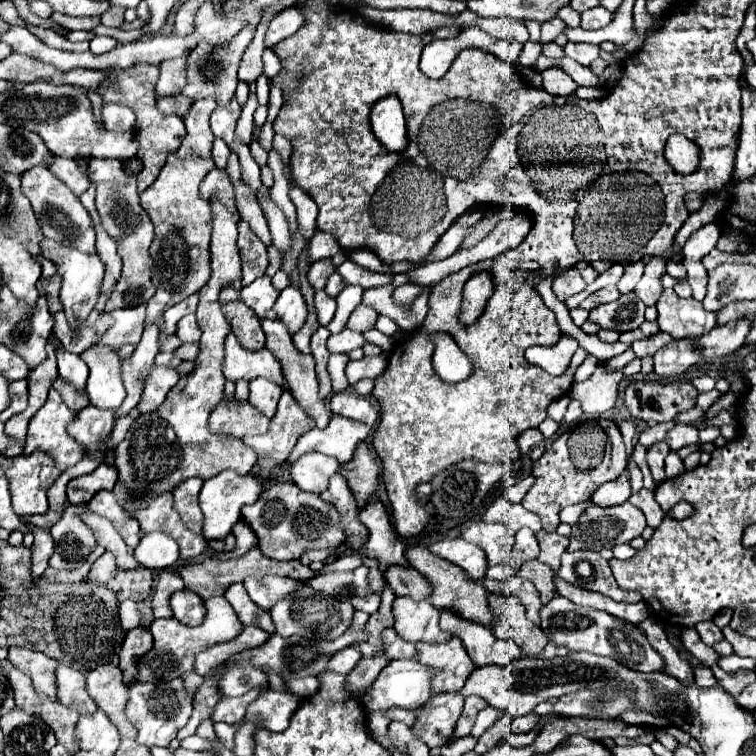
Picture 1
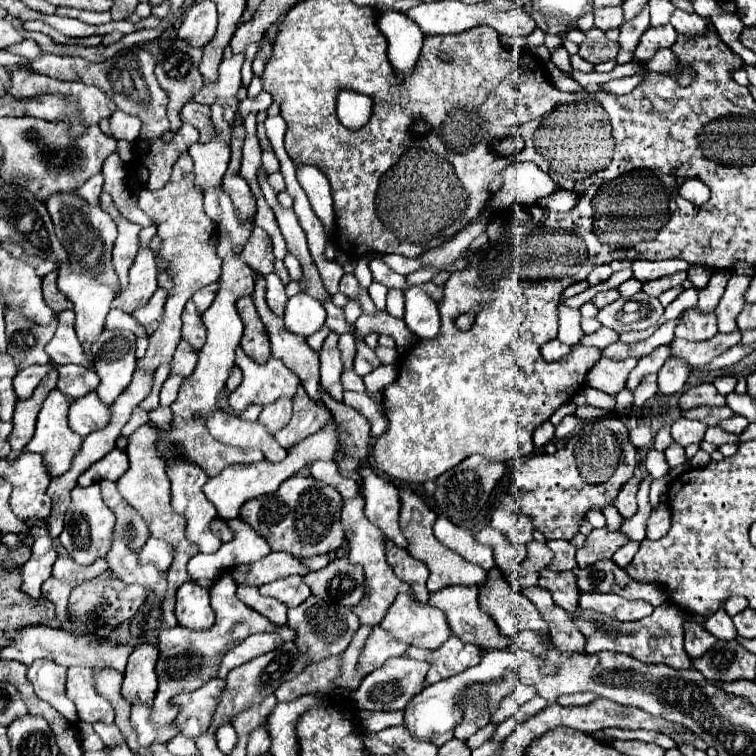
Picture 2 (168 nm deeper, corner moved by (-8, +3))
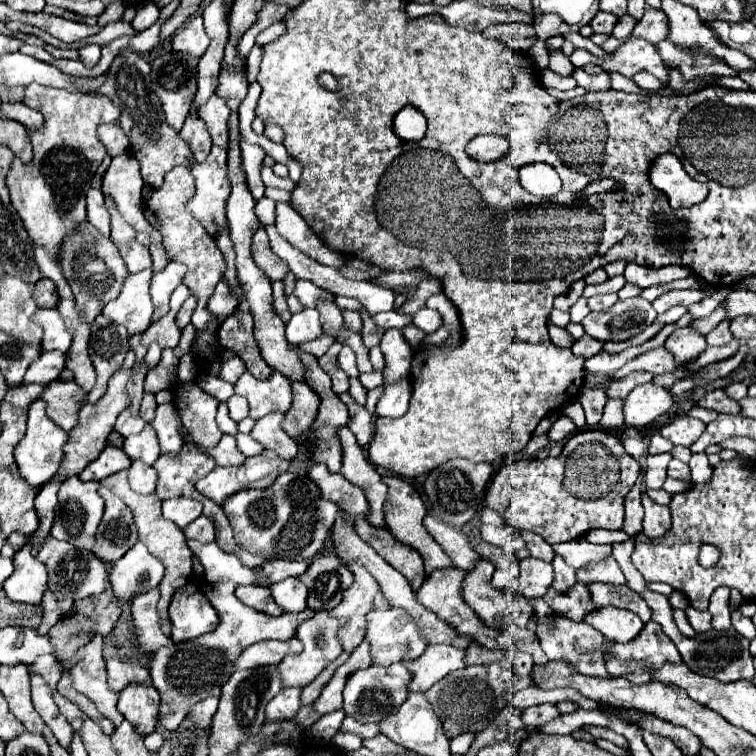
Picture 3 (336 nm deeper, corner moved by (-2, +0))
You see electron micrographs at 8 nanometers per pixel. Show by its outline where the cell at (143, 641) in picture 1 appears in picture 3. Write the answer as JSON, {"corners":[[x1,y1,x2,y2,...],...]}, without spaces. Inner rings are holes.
{"corners":[[128,685,118,693,118,711,144,737,154,731,160,695,152,685]]}

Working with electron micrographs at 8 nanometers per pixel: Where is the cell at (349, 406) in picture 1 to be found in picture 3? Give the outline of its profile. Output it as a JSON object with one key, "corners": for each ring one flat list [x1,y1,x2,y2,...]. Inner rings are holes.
{"corners":[[342,393,340,401,344,401,344,405,348,407,348,413,350,413,348,429,354,433,358,445,360,447,368,445,372,441,372,437,374,437,374,417,368,413,366,407,358,405,348,393]]}

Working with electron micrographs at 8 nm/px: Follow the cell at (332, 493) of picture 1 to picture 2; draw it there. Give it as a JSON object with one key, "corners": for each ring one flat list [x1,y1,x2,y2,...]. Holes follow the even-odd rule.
{"corners":[[362,496,352,498,352,500,344,500,340,522,342,522,342,528,346,530,346,540,348,540,348,546,350,546,348,560,352,564,362,564,364,566,364,576,366,576,366,594,364,594,364,600,358,606,354,606,354,614,358,614,362,626,376,626,384,618,384,614,390,608,390,604,394,602,394,598,400,592,408,592,410,586,406,582,402,582,400,578,396,578,392,568,386,564,384,534,378,530,378,526,374,526,366,518]]}

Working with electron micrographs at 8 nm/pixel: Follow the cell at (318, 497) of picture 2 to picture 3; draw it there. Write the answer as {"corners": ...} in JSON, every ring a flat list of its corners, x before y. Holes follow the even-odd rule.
{"corners":[[282,473,268,489,240,491,228,497,222,505,234,529,236,543,266,561,272,559,306,559,310,561,330,537,338,515,338,505,324,499,320,489,308,477,296,473]]}

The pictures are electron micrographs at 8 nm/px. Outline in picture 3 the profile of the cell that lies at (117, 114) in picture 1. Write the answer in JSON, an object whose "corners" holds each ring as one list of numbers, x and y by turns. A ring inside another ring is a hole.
{"corners":[[104,123,98,127,98,137,100,141,106,145,108,155,116,157,120,153,126,153,130,141,128,135,122,131,122,127,118,123]]}

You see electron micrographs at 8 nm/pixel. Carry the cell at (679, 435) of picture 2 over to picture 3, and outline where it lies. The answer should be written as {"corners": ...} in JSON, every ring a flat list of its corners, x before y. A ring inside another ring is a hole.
{"corners":[[676,417,672,423,664,425,660,429,660,433,670,439,674,445,682,445,682,447,690,447,706,429,706,425,700,419,692,419,692,417]]}

